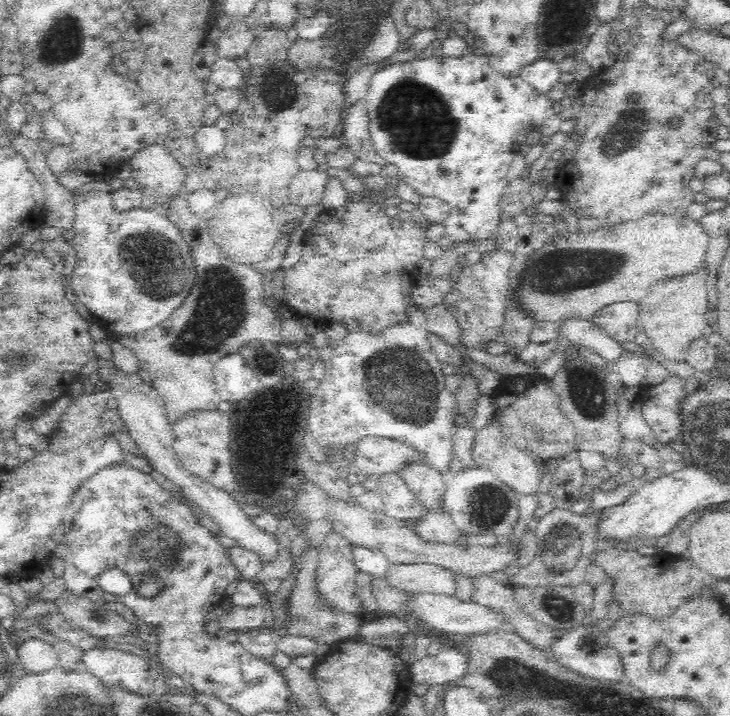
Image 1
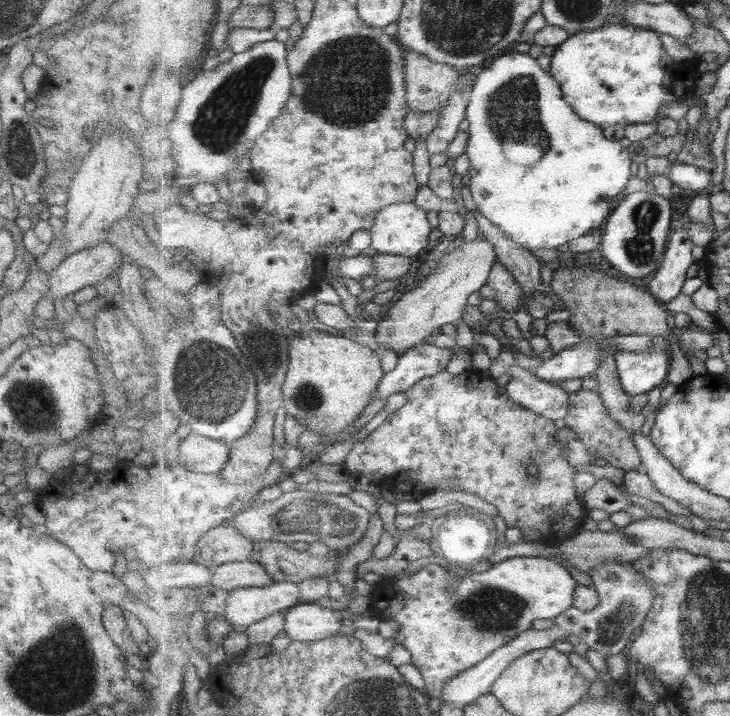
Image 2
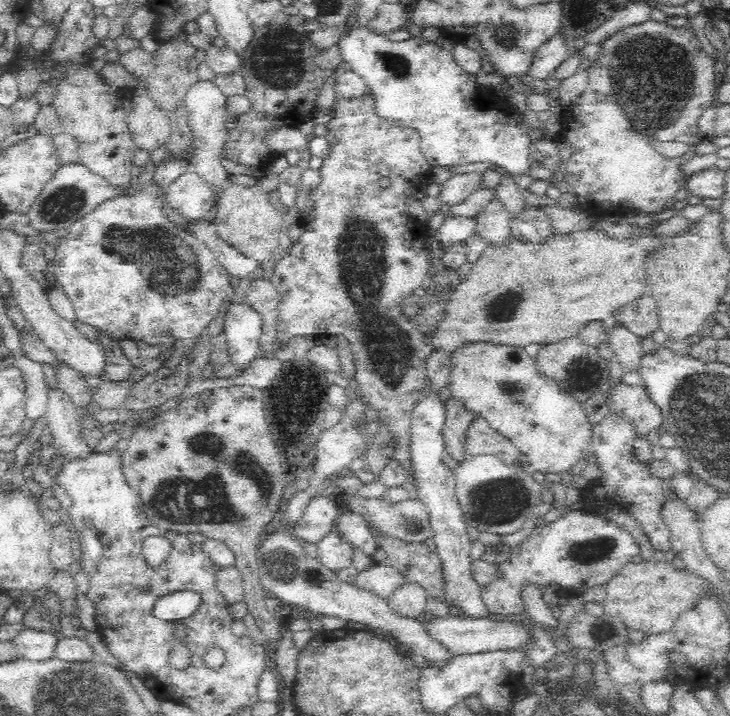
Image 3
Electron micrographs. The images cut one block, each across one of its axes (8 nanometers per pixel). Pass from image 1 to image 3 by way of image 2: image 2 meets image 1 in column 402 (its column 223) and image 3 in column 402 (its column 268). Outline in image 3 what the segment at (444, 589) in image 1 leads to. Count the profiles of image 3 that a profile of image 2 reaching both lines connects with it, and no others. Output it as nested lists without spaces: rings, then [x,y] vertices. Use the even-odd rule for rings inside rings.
[[[374,563],[368,570],[359,572],[354,585],[388,600],[394,590],[401,588],[407,582],[407,576],[398,567],[388,563]]]

